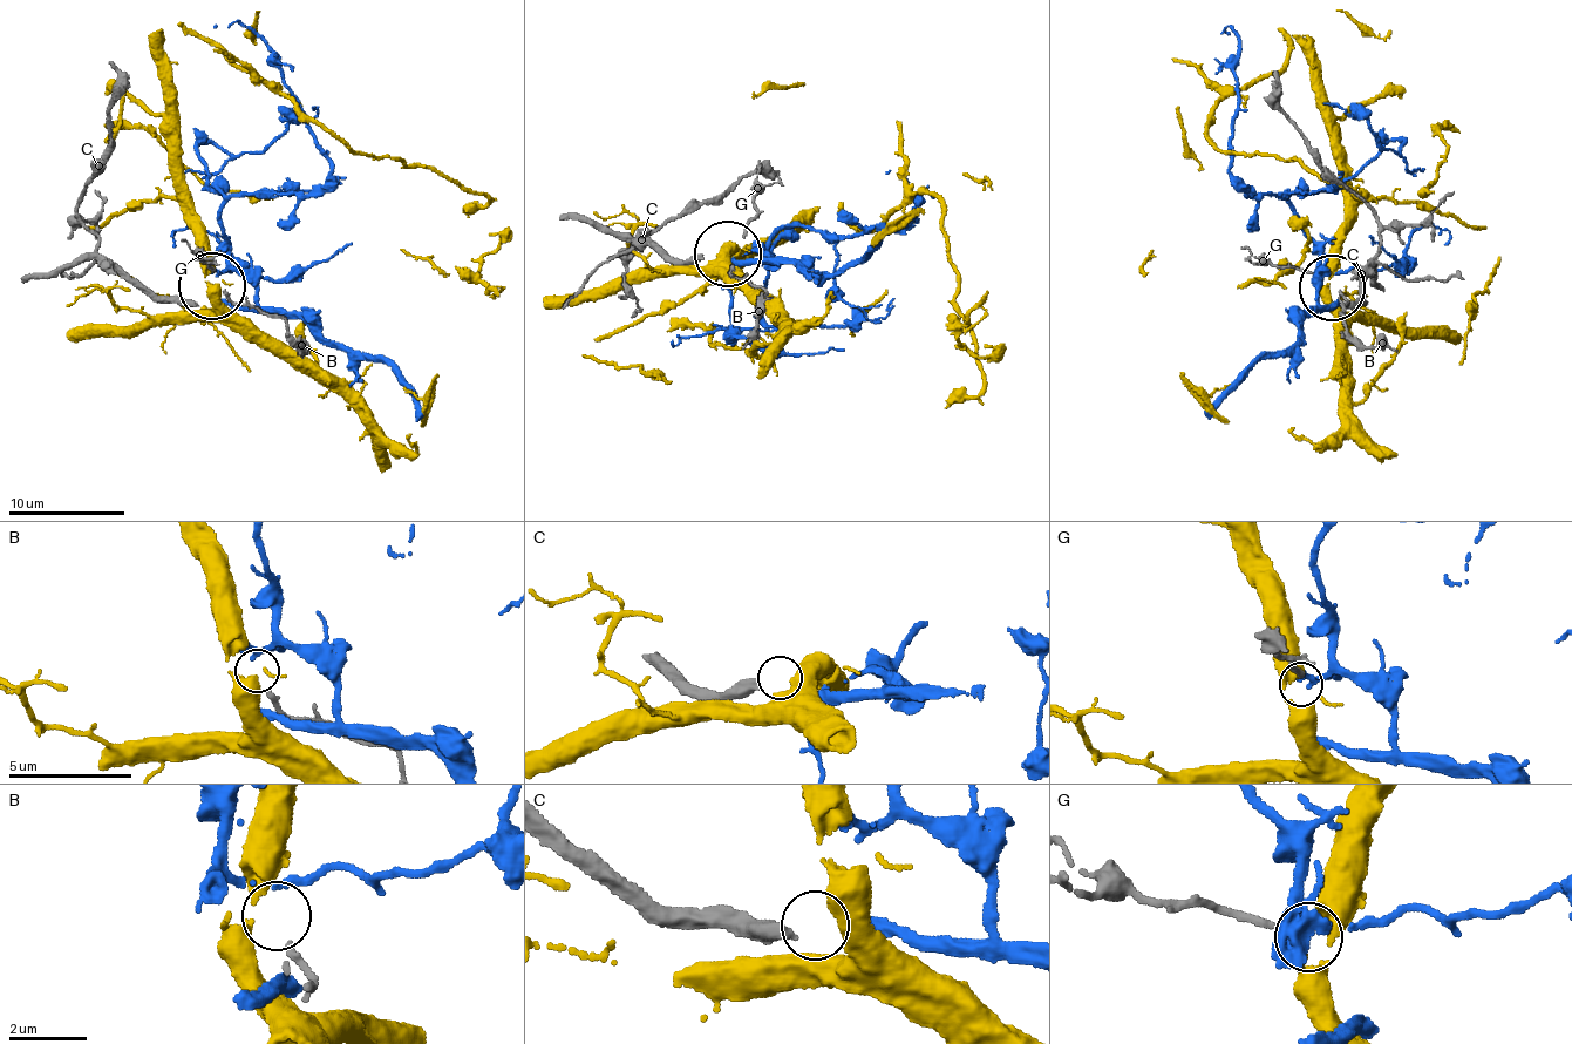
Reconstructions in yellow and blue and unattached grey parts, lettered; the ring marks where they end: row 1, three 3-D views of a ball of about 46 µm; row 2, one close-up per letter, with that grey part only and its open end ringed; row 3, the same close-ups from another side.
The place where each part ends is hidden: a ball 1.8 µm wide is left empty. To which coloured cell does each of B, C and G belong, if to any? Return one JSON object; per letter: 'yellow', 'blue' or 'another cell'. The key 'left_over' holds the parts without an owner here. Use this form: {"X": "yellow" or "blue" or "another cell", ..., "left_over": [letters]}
{"B": "another cell", "C": "blue", "G": "yellow", "left_over": ["B"]}

